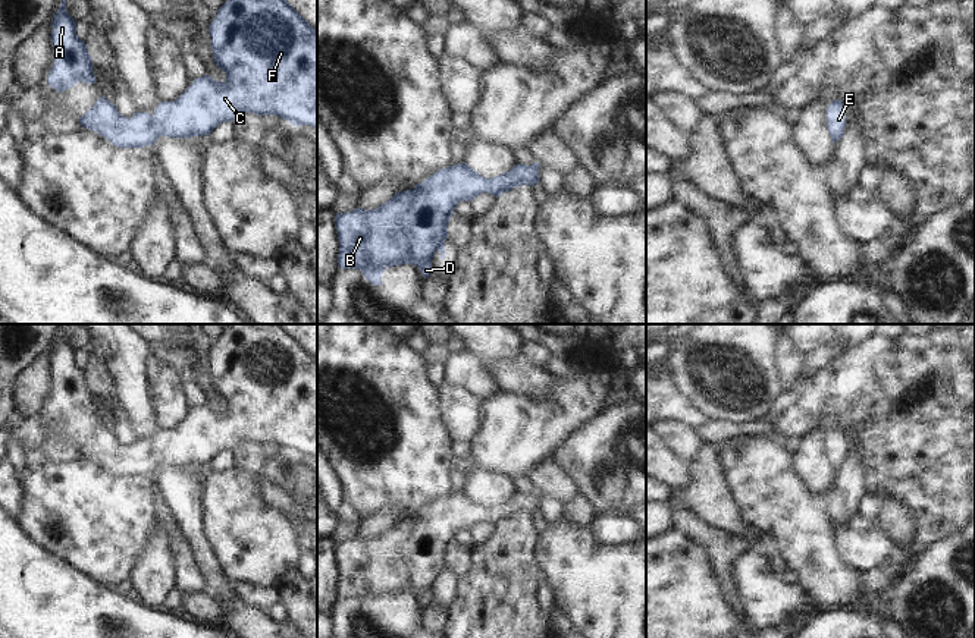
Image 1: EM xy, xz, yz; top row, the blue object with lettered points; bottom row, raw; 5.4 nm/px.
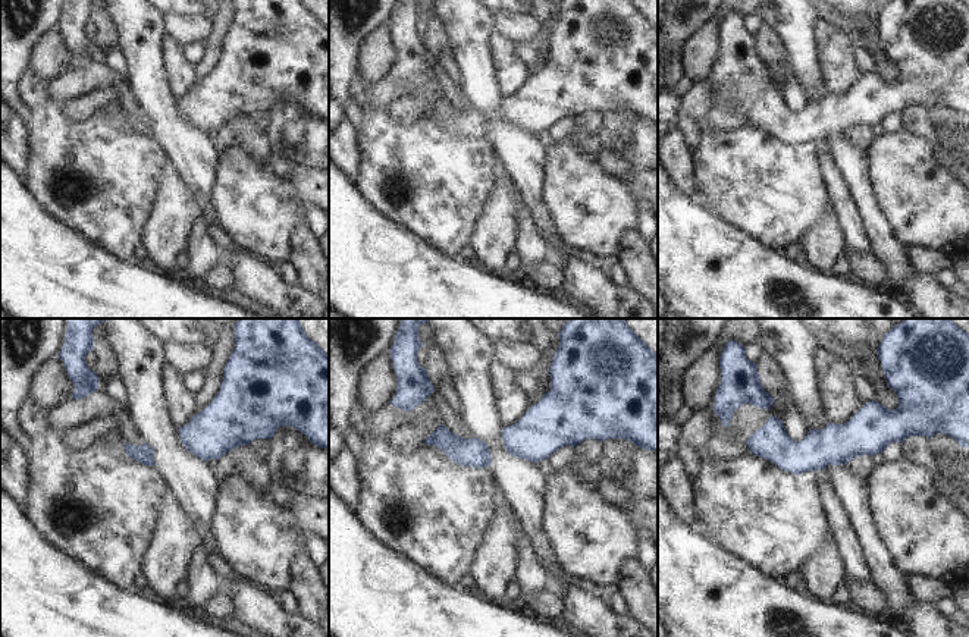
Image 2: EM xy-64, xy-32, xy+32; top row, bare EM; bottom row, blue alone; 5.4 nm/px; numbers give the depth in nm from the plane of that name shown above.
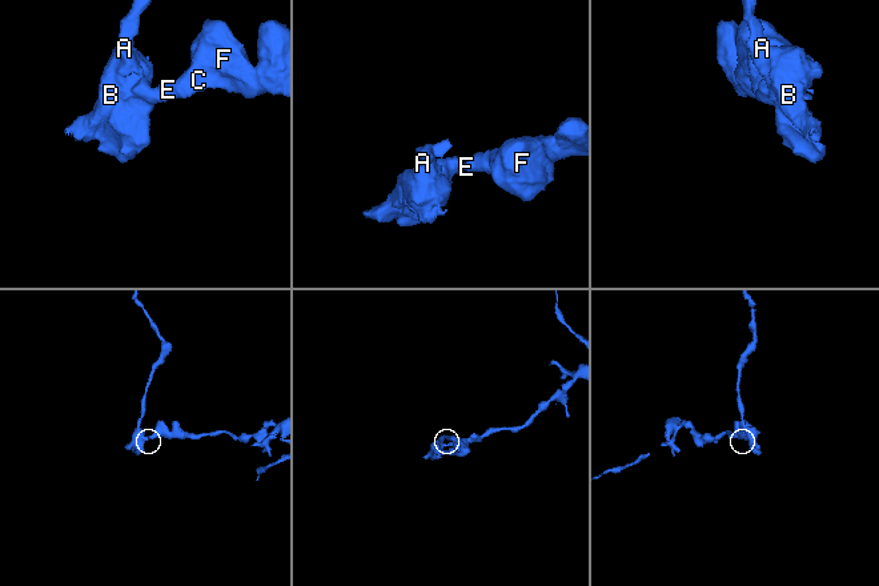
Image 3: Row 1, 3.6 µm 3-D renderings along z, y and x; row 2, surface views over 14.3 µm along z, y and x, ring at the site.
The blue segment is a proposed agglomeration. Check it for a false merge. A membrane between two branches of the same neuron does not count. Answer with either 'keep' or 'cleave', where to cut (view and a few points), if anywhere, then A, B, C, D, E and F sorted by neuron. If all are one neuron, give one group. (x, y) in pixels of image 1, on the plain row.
keep; no cut; A B C D E F

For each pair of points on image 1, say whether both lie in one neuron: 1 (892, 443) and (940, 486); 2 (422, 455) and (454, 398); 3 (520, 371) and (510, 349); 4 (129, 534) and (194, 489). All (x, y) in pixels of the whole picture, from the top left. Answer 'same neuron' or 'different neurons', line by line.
1: same neuron
2: different neurons
3: different neurons
4: different neurons

